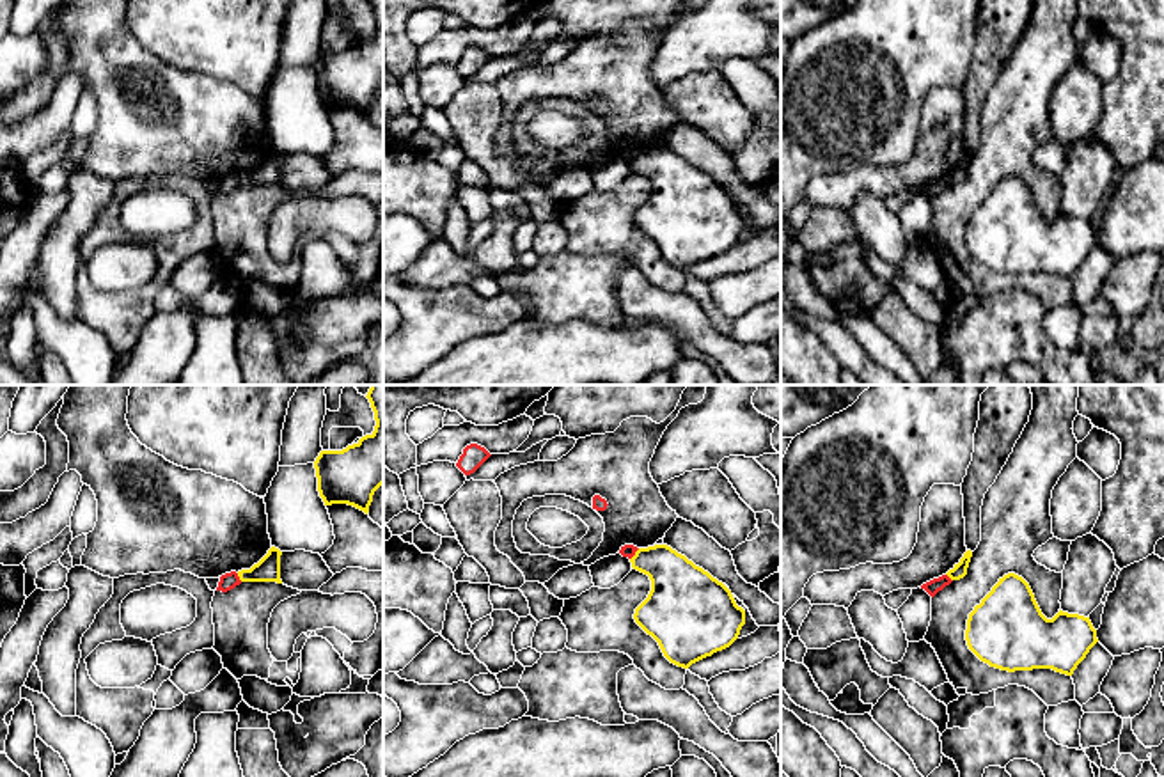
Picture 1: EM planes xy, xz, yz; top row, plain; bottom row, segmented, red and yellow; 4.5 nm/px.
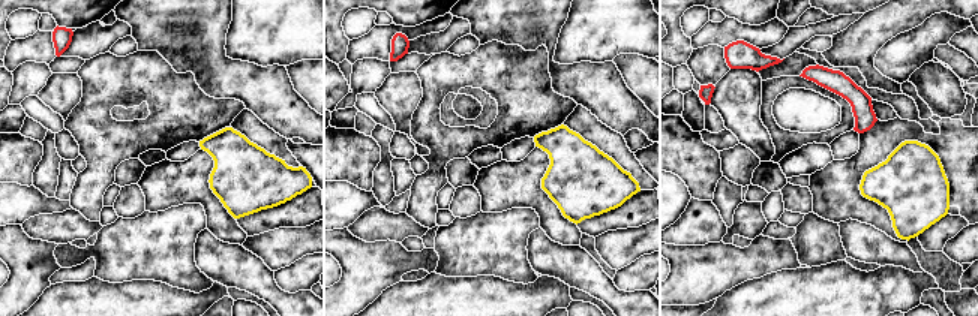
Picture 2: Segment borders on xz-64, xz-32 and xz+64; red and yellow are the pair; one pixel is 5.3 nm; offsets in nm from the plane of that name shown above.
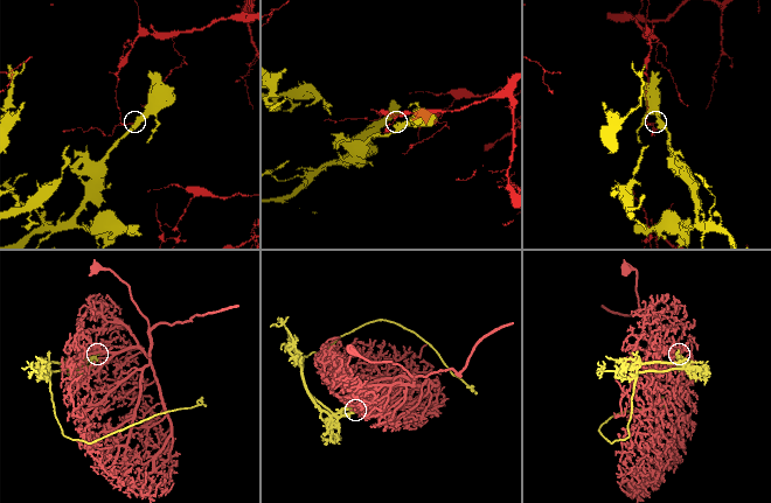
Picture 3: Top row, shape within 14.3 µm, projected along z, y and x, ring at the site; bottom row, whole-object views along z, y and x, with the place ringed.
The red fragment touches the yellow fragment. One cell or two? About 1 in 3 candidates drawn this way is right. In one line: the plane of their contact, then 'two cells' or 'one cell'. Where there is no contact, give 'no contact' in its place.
xy | two cells

